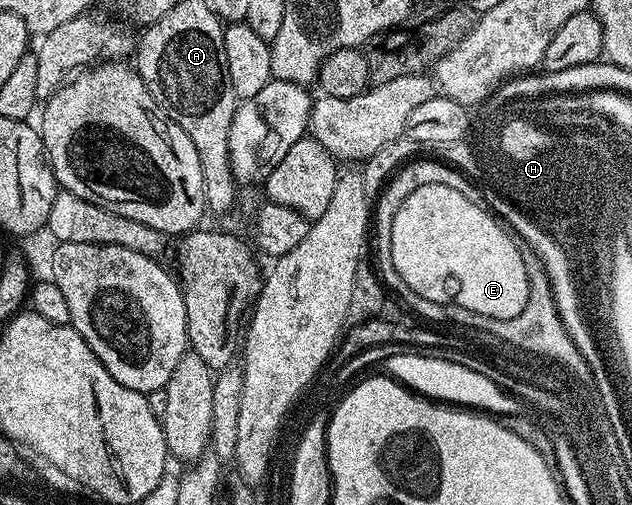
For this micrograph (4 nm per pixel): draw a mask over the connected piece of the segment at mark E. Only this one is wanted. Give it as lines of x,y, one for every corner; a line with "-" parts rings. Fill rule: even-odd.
424,185
409,193
405,205
391,218
389,246
389,260
397,273
401,273
401,281
405,281
413,293
429,301
457,305
488,319
515,315
515,311
523,307
523,299
527,299
527,279
523,279
523,263
519,263
520,244
490,210
478,207
463,191
449,189
446,185

